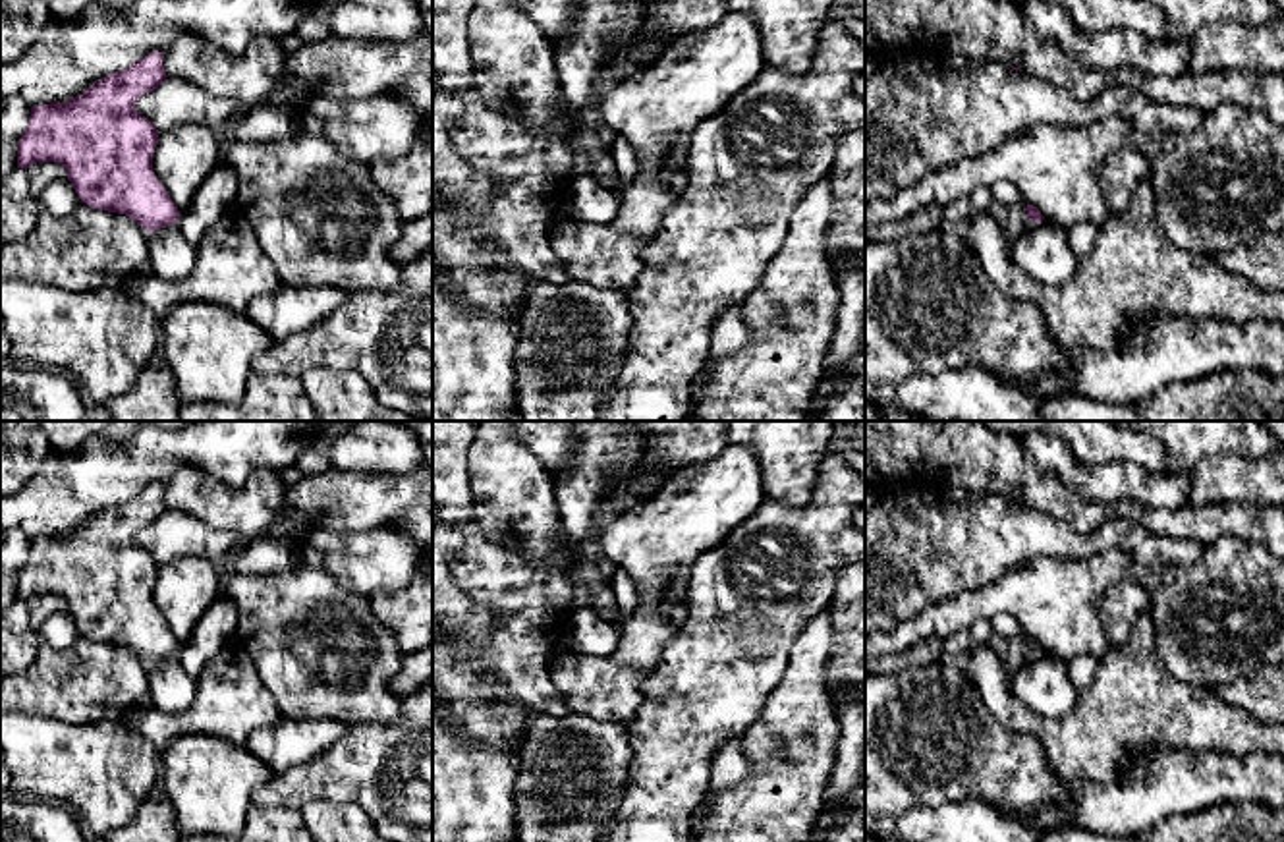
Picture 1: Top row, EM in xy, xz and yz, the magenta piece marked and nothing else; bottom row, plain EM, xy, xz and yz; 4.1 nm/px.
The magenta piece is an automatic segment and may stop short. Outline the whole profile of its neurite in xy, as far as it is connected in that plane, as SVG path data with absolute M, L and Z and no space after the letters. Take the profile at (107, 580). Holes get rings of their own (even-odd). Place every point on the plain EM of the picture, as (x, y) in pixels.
M164 483L151 485L68 535L33 539L29 558L17 577L17 601L58 595L66 601L81 635L97 643L126 647L147 664L176 657L180 643L153 604L158 562L135 543L135 535L168 510L162 487Z

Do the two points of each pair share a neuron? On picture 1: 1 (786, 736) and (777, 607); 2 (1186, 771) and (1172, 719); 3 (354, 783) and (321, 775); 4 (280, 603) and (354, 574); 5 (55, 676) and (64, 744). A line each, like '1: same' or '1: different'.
1: different
2: different
3: same
4: different
5: different

